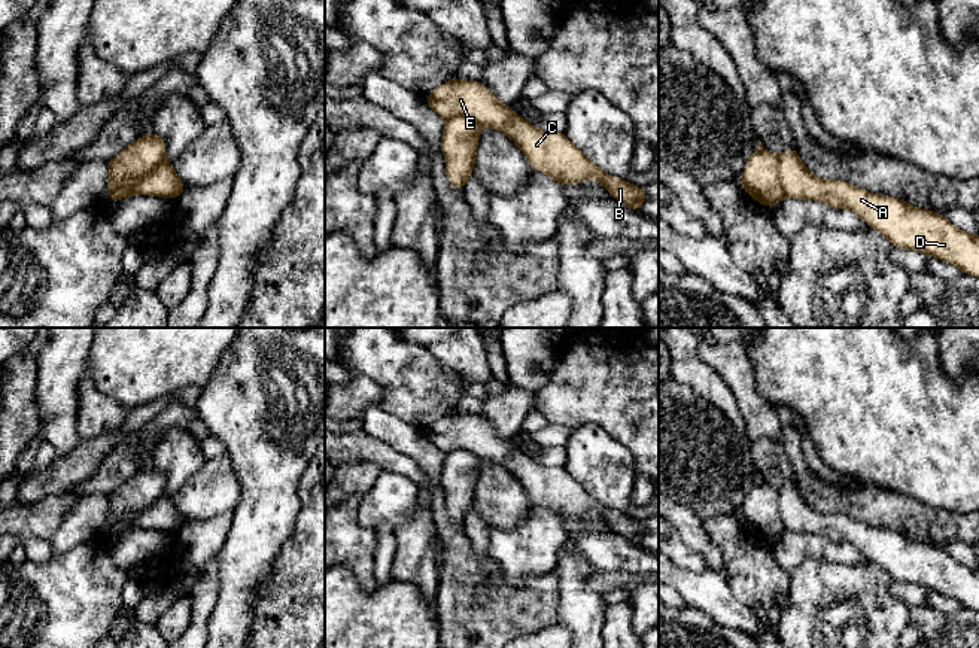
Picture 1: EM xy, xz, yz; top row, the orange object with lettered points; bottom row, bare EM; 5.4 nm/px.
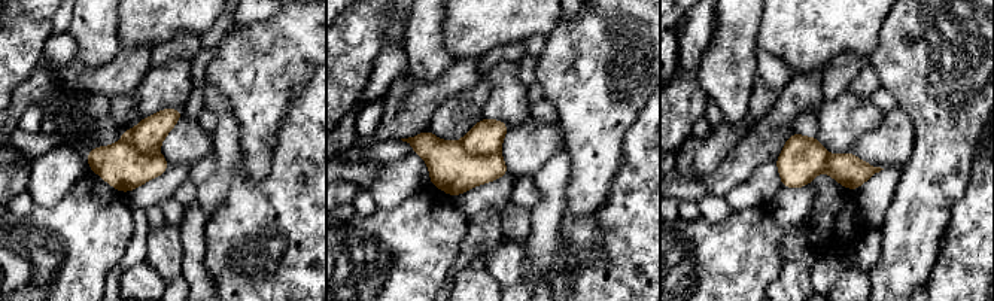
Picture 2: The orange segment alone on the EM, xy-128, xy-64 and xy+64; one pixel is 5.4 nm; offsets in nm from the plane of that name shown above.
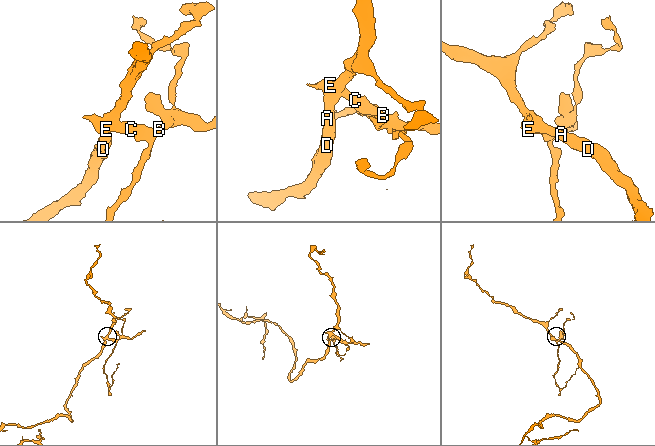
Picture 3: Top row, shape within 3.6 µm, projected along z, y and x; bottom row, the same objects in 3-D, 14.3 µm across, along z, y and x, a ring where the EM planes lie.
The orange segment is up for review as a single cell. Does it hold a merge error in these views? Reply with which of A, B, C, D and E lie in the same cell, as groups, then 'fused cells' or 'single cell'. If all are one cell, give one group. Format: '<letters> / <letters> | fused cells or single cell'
A D / B C E | fused cells

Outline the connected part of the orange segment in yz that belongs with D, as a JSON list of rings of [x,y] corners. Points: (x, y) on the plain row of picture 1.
[[[794,481],[784,484],[778,490],[778,508],[785,530],[817,533],[834,542],[846,541],[888,572],[893,579],[927,587],[957,599],[964,608],[979,611],[979,569],[958,563],[939,547],[927,542],[913,542],[903,533],[875,529],[843,514],[817,512],[805,502]]]

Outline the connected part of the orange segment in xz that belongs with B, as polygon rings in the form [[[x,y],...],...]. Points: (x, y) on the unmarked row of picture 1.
[[[453,411],[435,422],[426,432],[429,441],[444,453],[466,448],[481,460],[507,468],[525,487],[533,504],[548,508],[560,518],[596,512],[609,529],[638,547],[648,529],[623,512],[612,511],[590,496],[565,469],[536,463],[502,439],[480,414]]]

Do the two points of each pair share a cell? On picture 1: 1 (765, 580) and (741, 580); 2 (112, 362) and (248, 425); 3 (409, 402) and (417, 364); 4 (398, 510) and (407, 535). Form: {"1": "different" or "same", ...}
{"1": "same", "2": "different", "3": "same", "4": "different"}

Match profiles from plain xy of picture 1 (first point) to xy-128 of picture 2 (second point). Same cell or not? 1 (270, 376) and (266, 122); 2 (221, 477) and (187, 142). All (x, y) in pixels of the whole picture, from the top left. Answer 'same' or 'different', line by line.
1: same
2: same

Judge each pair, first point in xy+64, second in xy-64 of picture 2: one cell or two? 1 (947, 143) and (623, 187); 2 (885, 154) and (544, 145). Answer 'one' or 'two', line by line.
1: two
2: one

